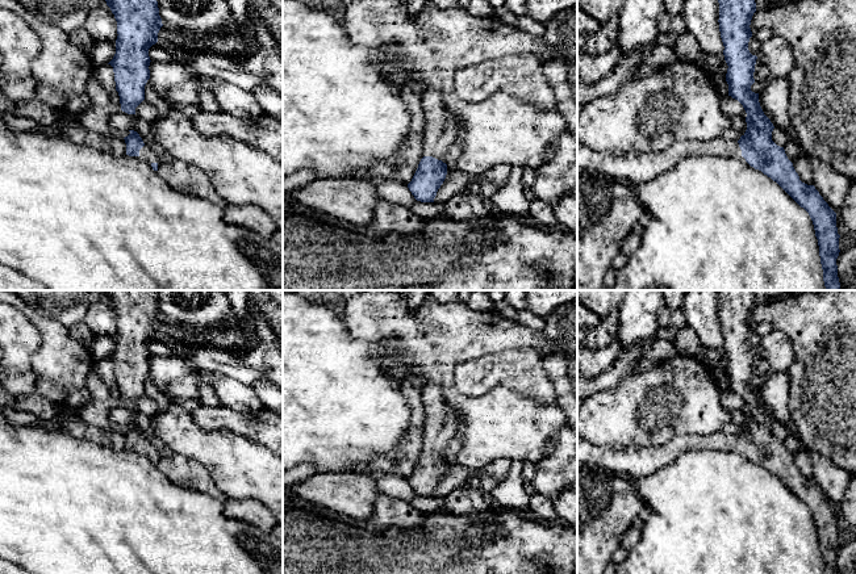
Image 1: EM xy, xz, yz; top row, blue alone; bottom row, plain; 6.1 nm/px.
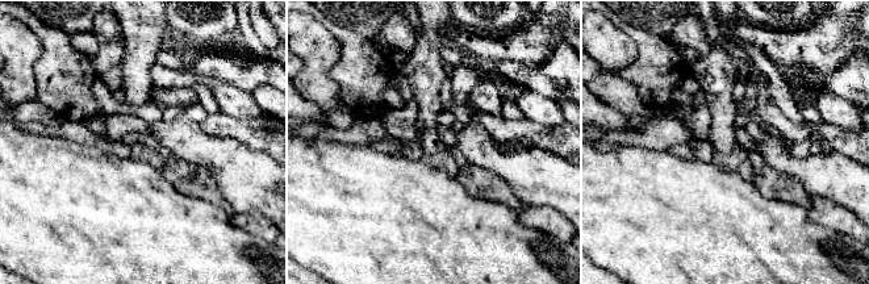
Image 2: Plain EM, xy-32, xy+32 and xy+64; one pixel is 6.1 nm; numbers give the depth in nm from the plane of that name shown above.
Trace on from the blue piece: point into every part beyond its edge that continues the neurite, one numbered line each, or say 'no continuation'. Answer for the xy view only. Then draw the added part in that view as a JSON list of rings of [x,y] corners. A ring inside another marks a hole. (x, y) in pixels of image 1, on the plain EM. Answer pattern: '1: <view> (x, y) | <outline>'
1: xy (145, 445) | [[[143,440],[139,444],[139,451],[147,452],[151,457],[156,457],[156,452],[154,451],[153,443]]]

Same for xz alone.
1: xz (439, 430) | [[[429,382],[421,395],[426,414],[422,448],[440,454],[456,437],[455,415],[443,398],[440,385]]]

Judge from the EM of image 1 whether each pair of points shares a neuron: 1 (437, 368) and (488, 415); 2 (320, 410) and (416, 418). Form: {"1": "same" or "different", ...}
{"1": "same", "2": "different"}

